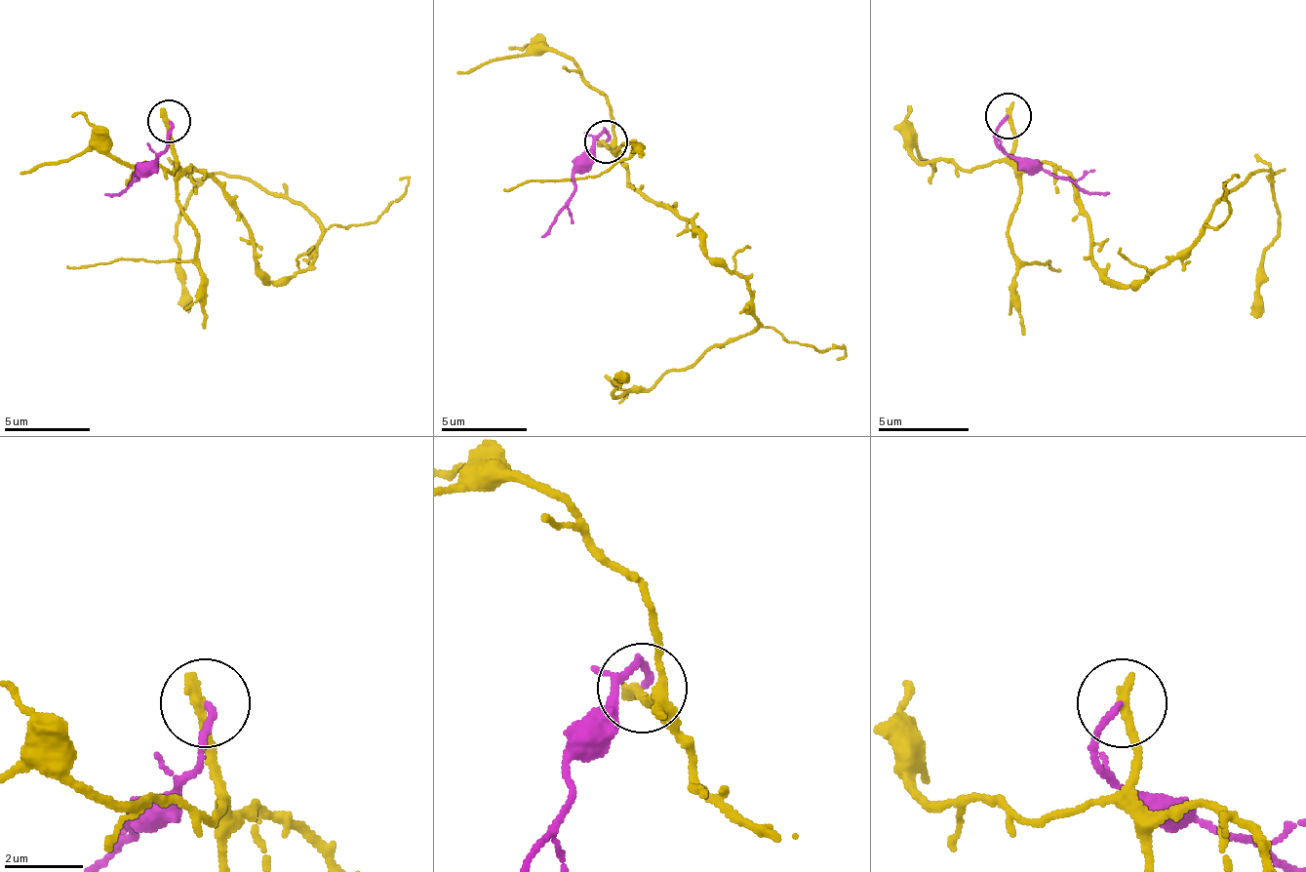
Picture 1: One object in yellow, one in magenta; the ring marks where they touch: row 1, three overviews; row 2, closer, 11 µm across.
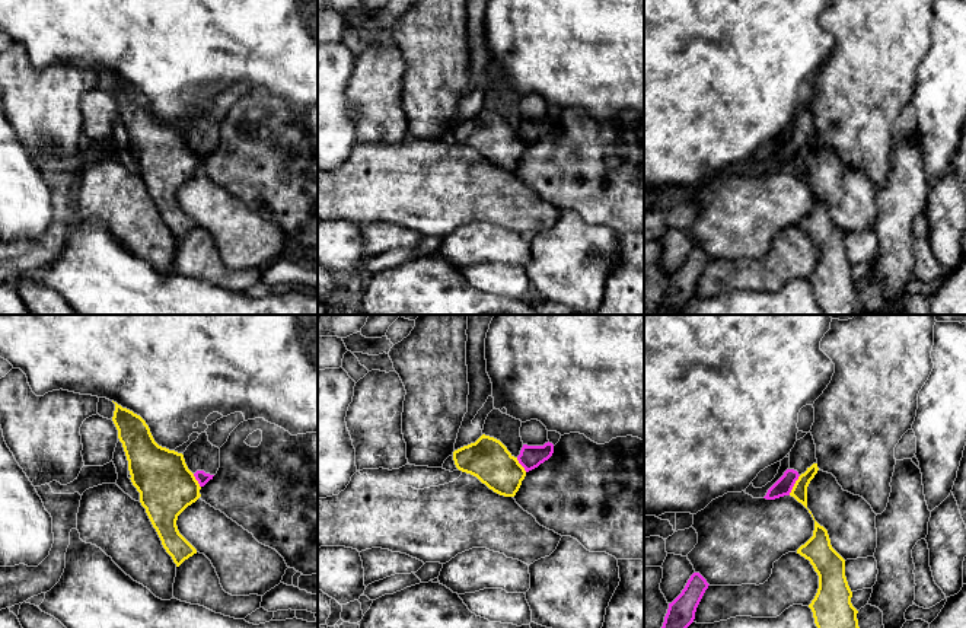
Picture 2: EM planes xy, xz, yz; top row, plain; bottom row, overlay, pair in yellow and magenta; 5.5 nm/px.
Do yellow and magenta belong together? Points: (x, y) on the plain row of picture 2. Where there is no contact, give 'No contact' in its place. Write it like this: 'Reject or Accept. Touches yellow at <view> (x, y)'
Reject. Touches yellow at yz (794, 159)

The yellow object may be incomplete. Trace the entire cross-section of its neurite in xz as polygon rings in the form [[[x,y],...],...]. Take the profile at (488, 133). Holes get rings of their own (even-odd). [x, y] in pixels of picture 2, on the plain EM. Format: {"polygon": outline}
{"polygon": [[[482,108],[475,117],[453,125],[459,144],[476,150],[494,166],[514,170],[526,150],[525,141],[497,112]]]}

